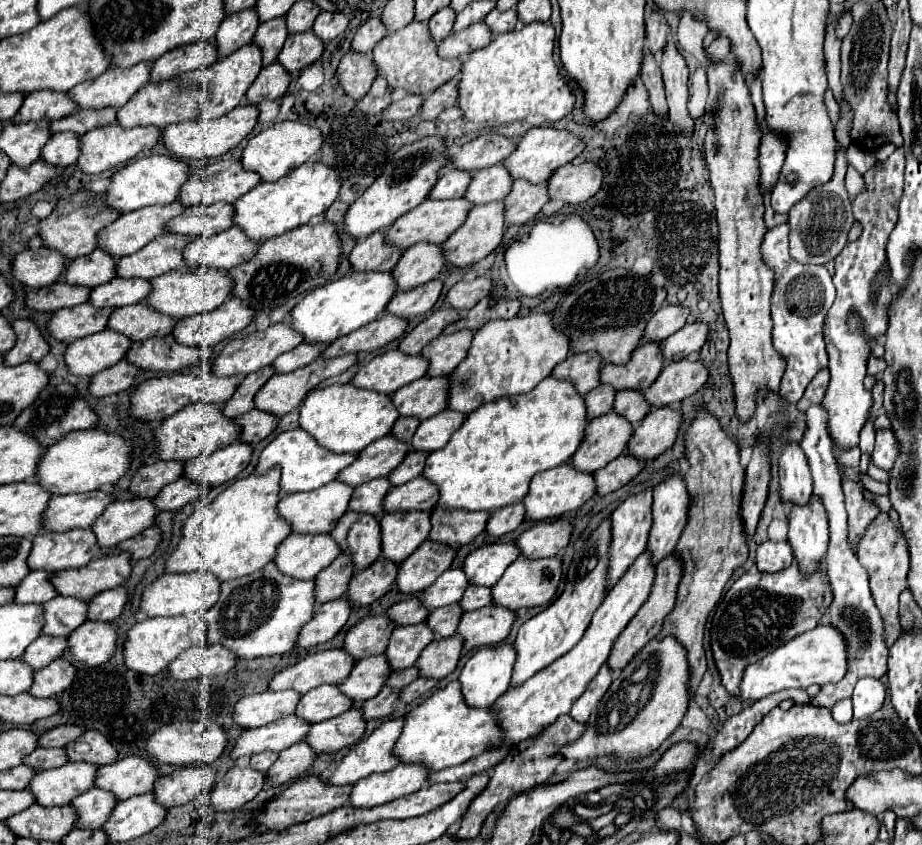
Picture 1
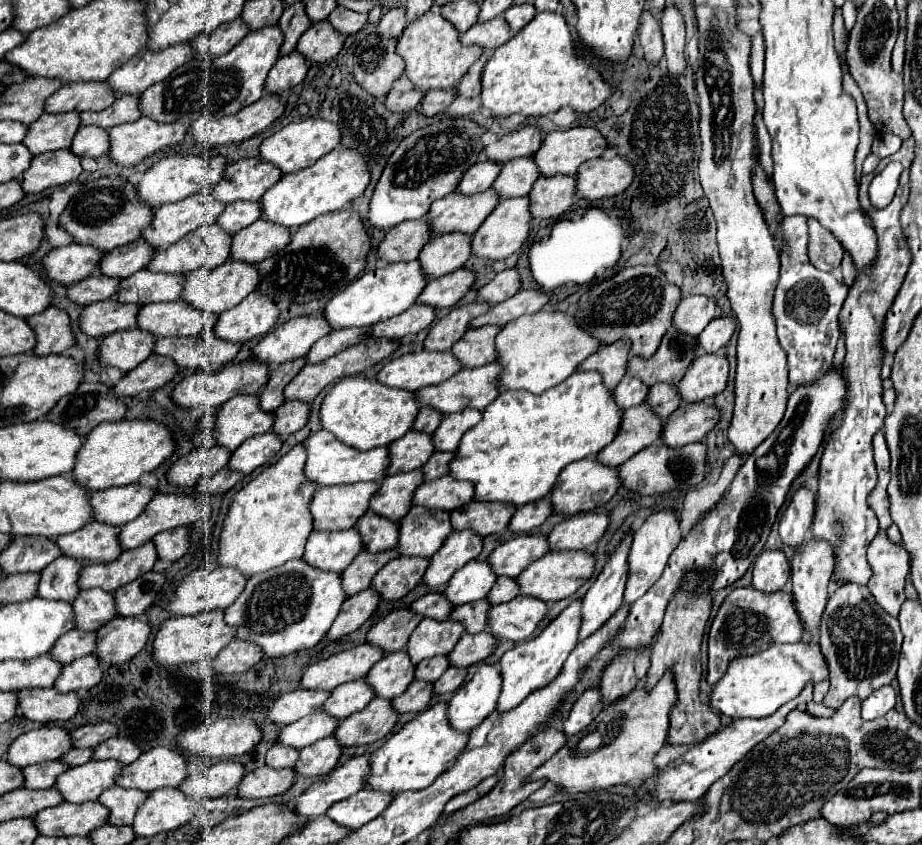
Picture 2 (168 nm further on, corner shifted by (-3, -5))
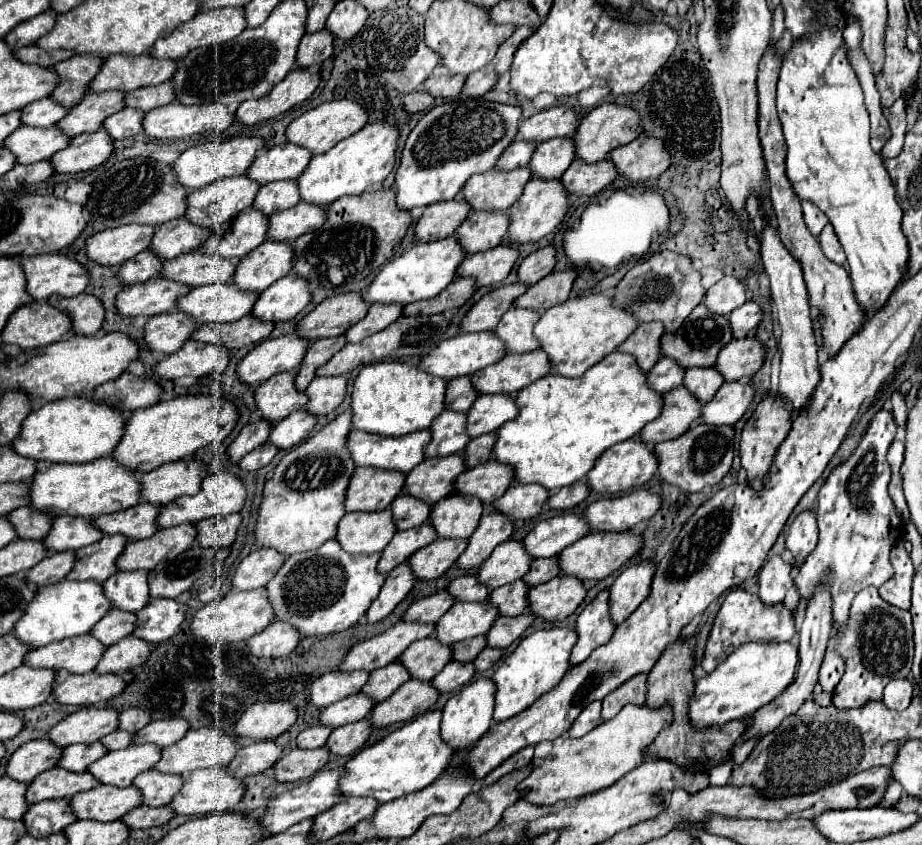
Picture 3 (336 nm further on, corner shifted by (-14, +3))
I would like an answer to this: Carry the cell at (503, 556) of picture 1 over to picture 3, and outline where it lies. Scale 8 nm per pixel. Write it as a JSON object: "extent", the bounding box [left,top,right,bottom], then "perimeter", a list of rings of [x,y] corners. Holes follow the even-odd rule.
{"extent":[525,511,591,559],"perimeter":[[[567,511],[537,523],[537,527],[525,537],[525,549],[535,559],[553,557],[587,533],[591,533],[591,525],[585,515]]]}

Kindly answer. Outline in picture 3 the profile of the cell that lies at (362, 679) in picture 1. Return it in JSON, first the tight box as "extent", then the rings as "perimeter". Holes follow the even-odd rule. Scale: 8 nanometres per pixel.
{"extent":[399,637,453,681],"perimeter":[[[435,637],[411,643],[399,657],[417,679],[431,681],[447,663],[453,661],[453,645],[445,645]]]}

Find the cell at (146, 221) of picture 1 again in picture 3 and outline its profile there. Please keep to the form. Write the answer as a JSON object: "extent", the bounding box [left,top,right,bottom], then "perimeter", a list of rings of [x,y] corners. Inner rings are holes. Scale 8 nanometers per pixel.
{"extent":[185,175,261,227],"perimeter":[[[247,175],[227,177],[189,193],[185,217],[201,227],[215,227],[235,219],[245,207],[251,207],[261,185]]]}

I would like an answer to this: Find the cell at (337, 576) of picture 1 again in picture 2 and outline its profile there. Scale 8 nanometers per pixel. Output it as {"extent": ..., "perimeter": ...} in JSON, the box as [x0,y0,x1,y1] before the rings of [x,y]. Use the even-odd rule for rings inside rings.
{"extent":[340,549,398,597],"perimeter":[[[390,549],[386,553],[376,553],[372,555],[370,551],[360,551],[354,561],[340,573],[342,579],[342,589],[348,597],[356,595],[358,591],[368,589],[372,577],[376,575],[378,569],[382,569],[390,559],[394,559],[398,553],[396,549]]]}

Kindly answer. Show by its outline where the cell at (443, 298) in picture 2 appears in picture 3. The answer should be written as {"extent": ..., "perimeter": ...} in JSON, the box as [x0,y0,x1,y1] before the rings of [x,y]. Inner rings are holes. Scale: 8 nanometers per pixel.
{"extent":[459,245,519,287],"perimeter":[[[497,245],[495,249],[469,255],[459,267],[459,277],[473,277],[479,287],[501,283],[519,259],[519,251],[513,245]]]}

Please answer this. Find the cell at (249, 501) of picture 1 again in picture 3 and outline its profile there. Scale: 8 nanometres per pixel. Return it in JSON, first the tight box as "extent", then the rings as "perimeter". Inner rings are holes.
{"extent":[257,409,355,555],"perimeter":[[[347,409],[327,423],[319,433],[293,447],[275,467],[273,479],[265,485],[257,523],[257,545],[273,547],[283,555],[311,551],[335,537],[337,523],[345,511],[345,491],[355,471],[355,461],[347,451],[353,413]]]}

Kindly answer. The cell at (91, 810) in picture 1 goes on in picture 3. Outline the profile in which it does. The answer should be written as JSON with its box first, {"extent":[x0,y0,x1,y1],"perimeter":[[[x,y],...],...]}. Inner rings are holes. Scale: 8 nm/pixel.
{"extent":[135,769,185,807],"perimeter":[[[149,769],[135,779],[135,787],[139,787],[145,795],[145,805],[149,807],[159,807],[159,805],[169,805],[177,791],[183,787],[185,777],[183,775],[173,775],[173,773],[161,773],[155,769]]]}

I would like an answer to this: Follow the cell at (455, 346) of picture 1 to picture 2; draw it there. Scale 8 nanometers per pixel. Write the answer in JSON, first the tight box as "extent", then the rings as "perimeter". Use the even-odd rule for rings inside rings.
{"extent":[452,325,500,369],"perimeter":[[[492,325],[470,329],[464,333],[460,341],[454,343],[452,353],[462,363],[462,367],[468,367],[468,369],[480,367],[496,359],[496,349],[494,349],[496,331],[500,331],[500,327],[492,327]]]}

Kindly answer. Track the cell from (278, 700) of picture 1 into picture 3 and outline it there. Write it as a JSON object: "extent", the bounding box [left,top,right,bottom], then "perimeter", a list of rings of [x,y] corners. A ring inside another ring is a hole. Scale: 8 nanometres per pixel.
{"extent":[311,671,369,707],"perimeter":[[[331,671],[321,675],[311,685],[311,701],[317,707],[327,707],[331,703],[337,703],[349,695],[355,695],[361,691],[361,687],[367,683],[369,671]]]}

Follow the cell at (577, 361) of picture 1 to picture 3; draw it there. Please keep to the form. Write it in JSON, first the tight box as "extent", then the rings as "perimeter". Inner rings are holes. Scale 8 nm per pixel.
{"extent":[619,321,665,371],"perimeter":[[[651,321],[651,323],[641,323],[637,331],[619,347],[619,351],[631,353],[639,367],[649,371],[659,359],[661,359],[661,337],[665,329],[661,321]]]}

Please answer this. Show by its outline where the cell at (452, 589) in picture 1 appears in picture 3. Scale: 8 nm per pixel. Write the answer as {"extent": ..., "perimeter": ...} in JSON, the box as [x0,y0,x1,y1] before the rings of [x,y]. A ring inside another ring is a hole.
{"extent":[477,541,533,589],"perimeter":[[[505,541],[499,547],[495,547],[495,551],[481,565],[477,575],[481,583],[495,589],[521,579],[531,569],[531,563],[533,557],[527,555],[523,541]]]}

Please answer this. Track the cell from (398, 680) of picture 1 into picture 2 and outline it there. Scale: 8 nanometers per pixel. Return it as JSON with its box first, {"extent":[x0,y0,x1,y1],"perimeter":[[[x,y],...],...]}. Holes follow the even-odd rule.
{"extent":[414,657,448,681],"perimeter":[[[432,657],[432,659],[424,659],[416,665],[414,669],[414,679],[418,681],[436,681],[444,671],[448,669],[448,657]],[[444,665],[444,669],[442,669]]]}

